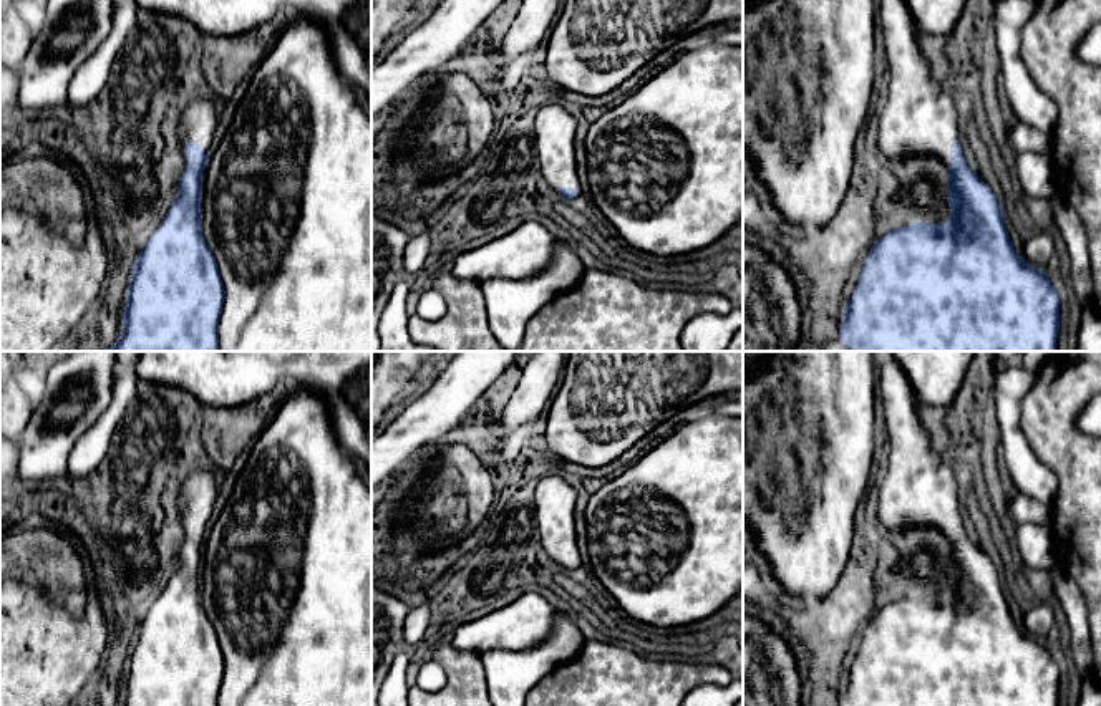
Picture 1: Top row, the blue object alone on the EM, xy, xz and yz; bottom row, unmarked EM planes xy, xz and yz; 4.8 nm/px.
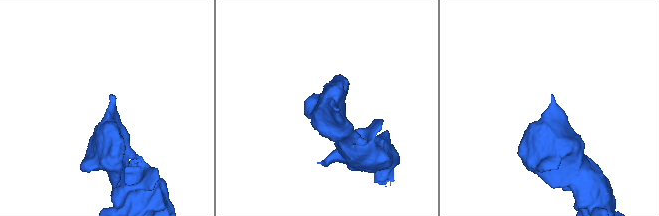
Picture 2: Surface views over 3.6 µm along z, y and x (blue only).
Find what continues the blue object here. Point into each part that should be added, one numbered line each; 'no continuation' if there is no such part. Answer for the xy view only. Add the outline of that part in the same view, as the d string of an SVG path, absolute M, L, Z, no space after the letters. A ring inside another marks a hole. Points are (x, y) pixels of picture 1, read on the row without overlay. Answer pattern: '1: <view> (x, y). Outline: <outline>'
1: xy (198, 493). Outline: M217 464L212 469L196 469L182 484L179 492L179 509L182 514L182 525L186 529L186 515L191 512L196 517L204 519L204 525L212 514L212 505L217 494L217 477L214 469L219 467Z

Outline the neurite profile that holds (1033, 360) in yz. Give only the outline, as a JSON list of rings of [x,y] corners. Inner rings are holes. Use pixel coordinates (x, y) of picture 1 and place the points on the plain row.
[[[1020,351],[1020,365],[1028,370],[1040,370],[1048,358],[1056,356],[1060,351]]]

